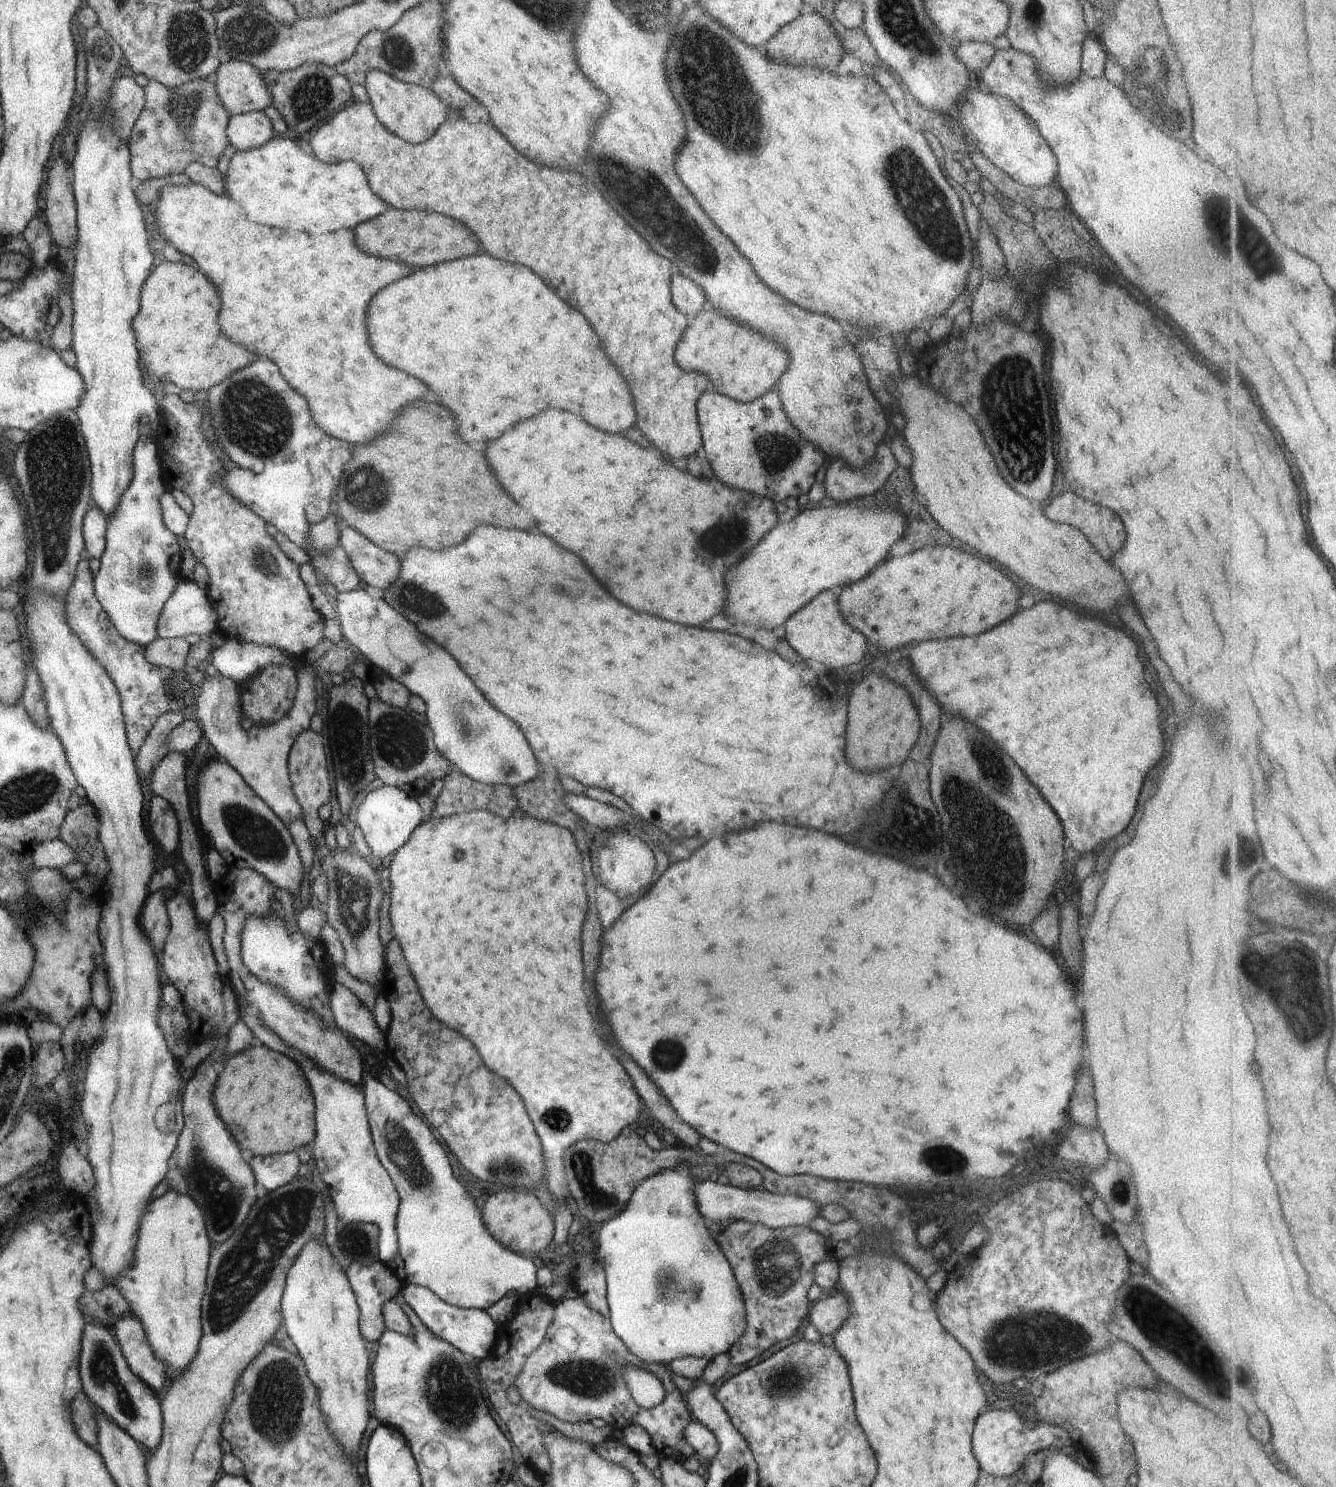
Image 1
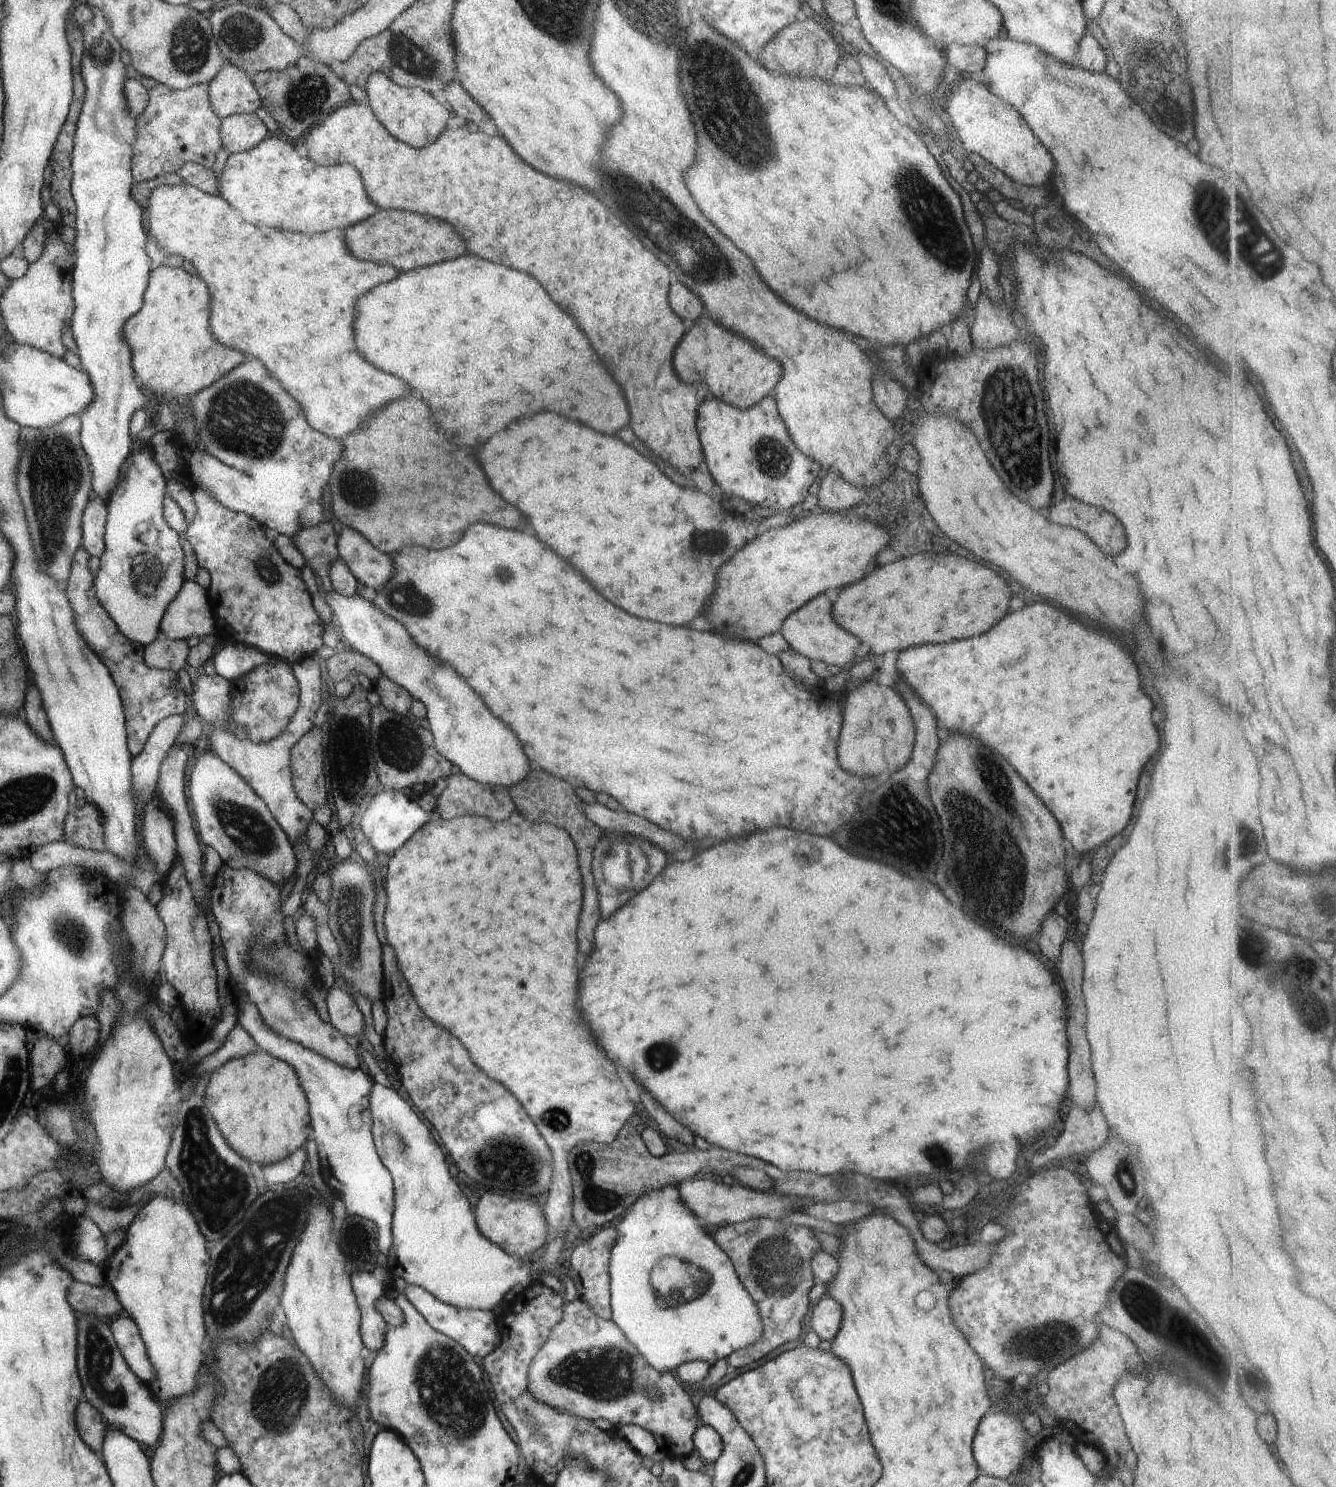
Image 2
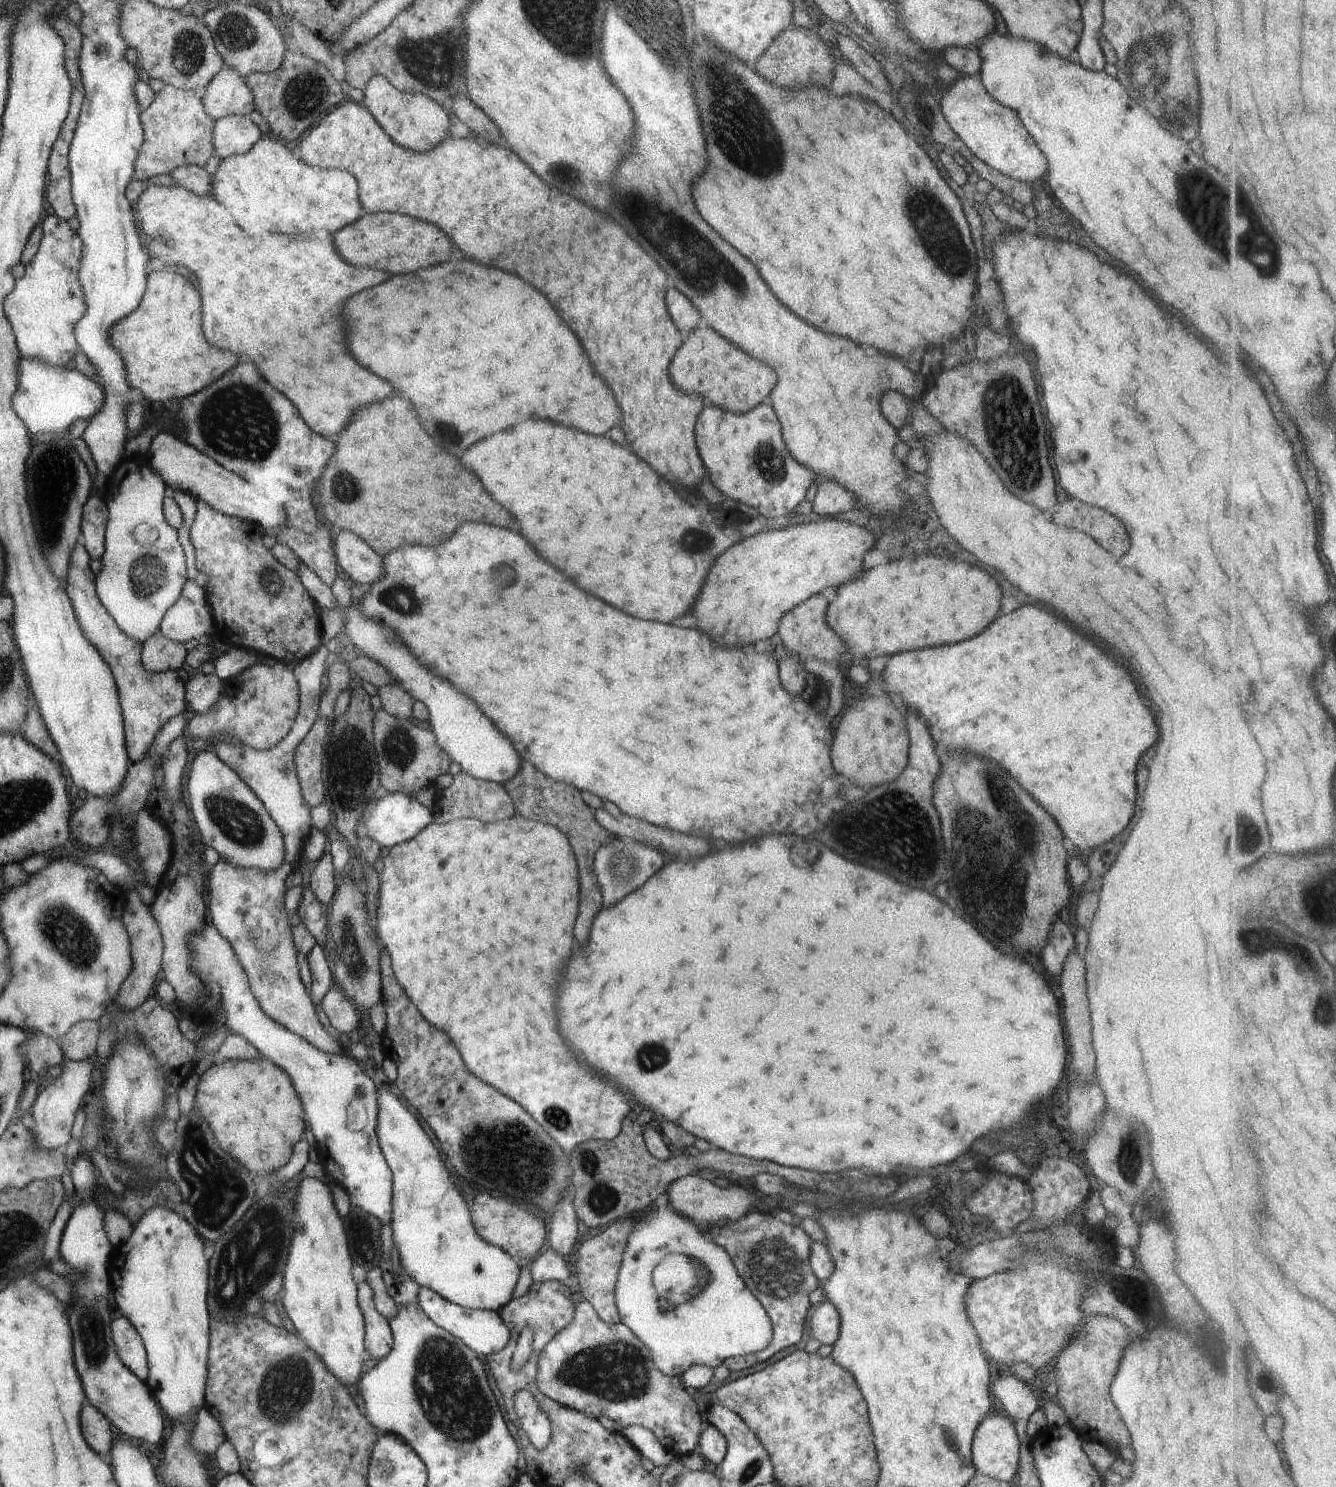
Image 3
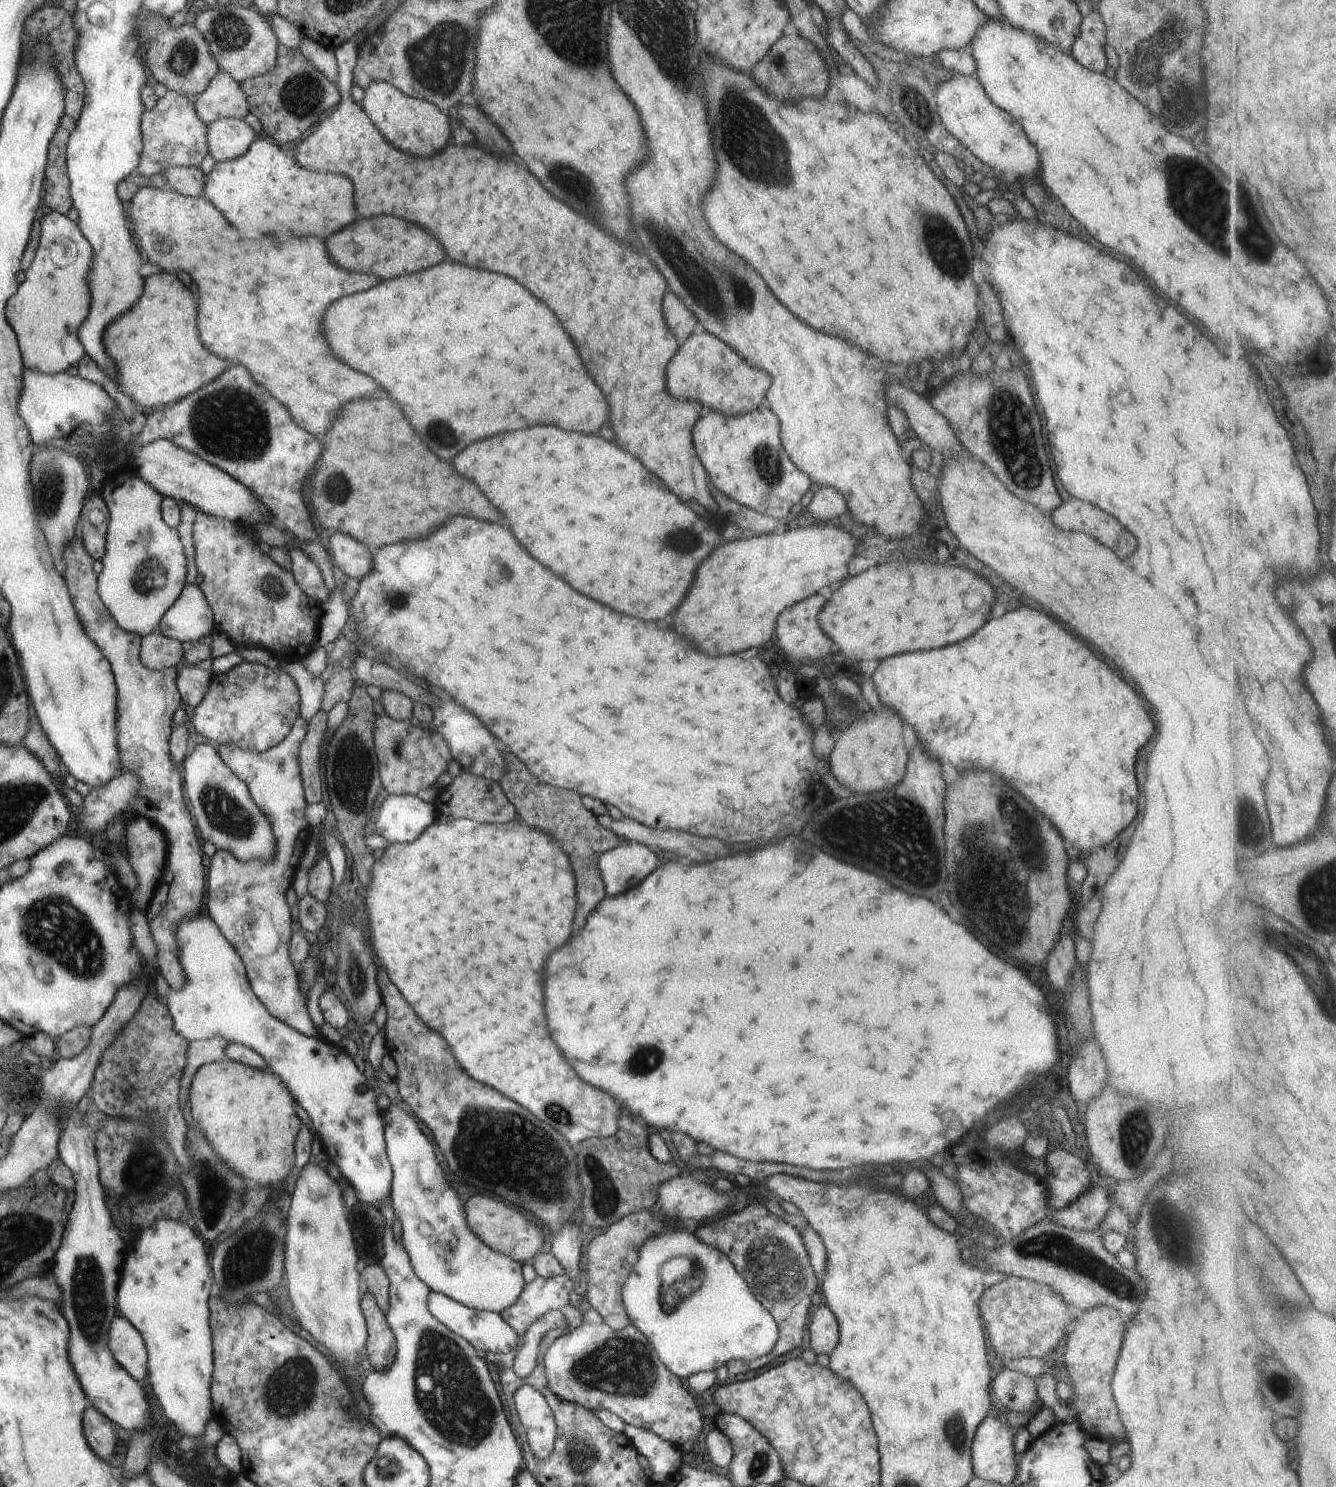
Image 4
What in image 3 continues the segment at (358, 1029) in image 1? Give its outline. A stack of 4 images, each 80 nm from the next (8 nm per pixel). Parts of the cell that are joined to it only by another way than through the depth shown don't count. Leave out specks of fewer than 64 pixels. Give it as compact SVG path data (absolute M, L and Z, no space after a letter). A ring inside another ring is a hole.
M330 989L324 996L321 1006L332 1026L340 1034L354 1037L356 1028L360 1026L361 1016L360 1011L346 994Z

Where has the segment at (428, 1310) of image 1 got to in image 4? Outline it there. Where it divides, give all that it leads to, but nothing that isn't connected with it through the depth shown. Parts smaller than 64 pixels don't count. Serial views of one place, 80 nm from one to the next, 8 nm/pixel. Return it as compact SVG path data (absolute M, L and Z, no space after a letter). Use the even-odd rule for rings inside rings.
M435 1291L430 1292L426 1300L428 1300L428 1310L430 1310L430 1314L432 1314L438 1322L444 1324L448 1330L464 1338L476 1351L484 1354L488 1352L497 1353L498 1355L511 1352L515 1353L517 1351L520 1337L500 1317L500 1314L472 1309Z

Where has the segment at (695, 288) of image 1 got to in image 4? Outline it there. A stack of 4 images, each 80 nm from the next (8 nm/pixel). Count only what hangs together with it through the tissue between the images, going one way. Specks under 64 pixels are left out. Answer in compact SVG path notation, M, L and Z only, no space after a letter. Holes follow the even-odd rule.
M670 292L664 296L662 312L664 312L666 324L672 330L672 334L676 336L678 344L682 344L690 334L694 333L694 326L696 326L696 331L700 329L695 314L690 312L681 298L676 298Z

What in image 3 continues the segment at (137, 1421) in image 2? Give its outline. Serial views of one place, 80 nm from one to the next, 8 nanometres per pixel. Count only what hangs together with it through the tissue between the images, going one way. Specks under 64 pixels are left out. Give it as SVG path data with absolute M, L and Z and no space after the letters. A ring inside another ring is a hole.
M78 1154L74 1158L72 1180L78 1204L62 1234L60 1256L72 1268L72 1272L64 1279L72 1282L74 1288L72 1302L66 1308L70 1328L74 1332L74 1365L82 1382L85 1398L92 1406L126 1436L156 1444L164 1439L164 1420L159 1405L145 1382L122 1364L112 1339L110 1264L114 1247L104 1228L104 1210L99 1210L94 1202L96 1178L94 1166L86 1154Z

